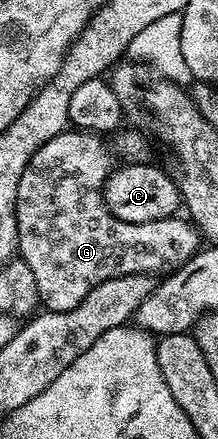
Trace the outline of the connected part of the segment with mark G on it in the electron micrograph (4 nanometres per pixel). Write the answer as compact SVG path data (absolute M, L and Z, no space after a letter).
M69 130L58 134L54 138L50 138L50 142L46 142L34 154L34 158L30 158L30 162L26 166L26 170L20 179L18 186L18 198L16 199L16 225L18 226L18 245L19 259L24 260L30 269L34 272L34 277L38 282L38 294L40 295L40 304L50 312L66 312L74 310L80 302L88 294L90 290L94 290L94 286L98 286L102 282L106 282L112 278L122 278L128 274L142 274L143 276L152 276L156 272L160 274L168 274L175 269L181 268L189 258L195 256L202 247L202 233L195 224L187 219L173 218L171 220L155 220L154 222L126 222L122 218L118 218L108 209L108 203L105 200L104 187L109 176L114 171L114 163L112 164L113 149L110 147L103 135L94 132L85 132L83 130Z

